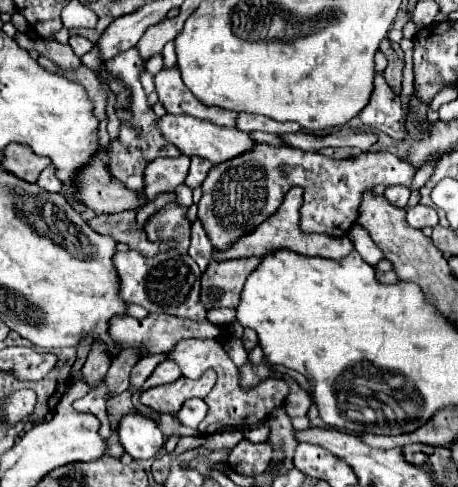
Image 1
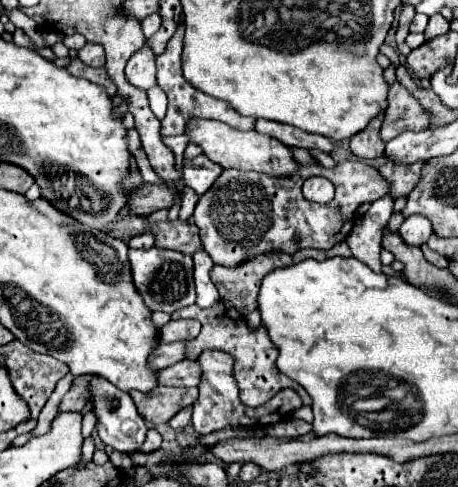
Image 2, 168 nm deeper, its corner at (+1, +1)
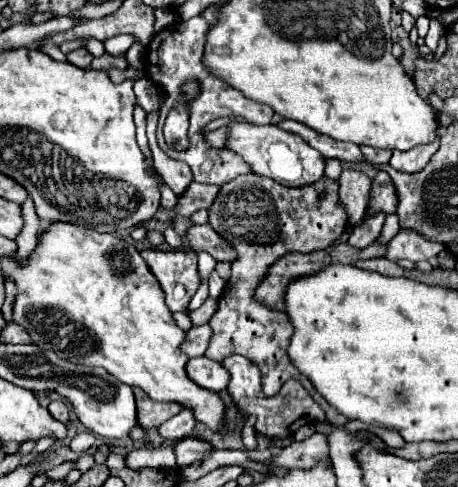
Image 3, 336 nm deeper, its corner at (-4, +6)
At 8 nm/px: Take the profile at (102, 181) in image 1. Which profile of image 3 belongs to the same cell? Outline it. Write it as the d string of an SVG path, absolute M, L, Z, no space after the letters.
M194 182L192 186L188 186L188 194L184 194L184 198L178 198L176 204L176 214L190 218L194 212L198 210L208 210L214 202L214 198L218 196L220 186L212 186L212 184L198 184Z

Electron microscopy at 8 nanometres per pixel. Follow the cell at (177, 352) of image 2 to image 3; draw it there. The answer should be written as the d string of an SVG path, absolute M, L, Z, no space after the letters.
M202 324L202 326L194 326L188 334L186 334L186 340L184 340L184 354L188 356L204 356L208 344L210 344L210 338L212 338L212 328L210 324Z

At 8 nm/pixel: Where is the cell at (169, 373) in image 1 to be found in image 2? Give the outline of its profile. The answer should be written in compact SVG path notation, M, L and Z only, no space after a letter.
M183 359L167 369L161 369L157 373L157 383L171 387L195 387L199 383L199 365L195 361Z

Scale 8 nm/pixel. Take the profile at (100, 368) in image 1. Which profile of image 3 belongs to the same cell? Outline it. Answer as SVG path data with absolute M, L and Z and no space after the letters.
M56 400L56 402L50 402L48 404L48 412L58 420L58 422L68 422L68 414L70 414L70 410L68 410L68 406L62 402L62 400Z

